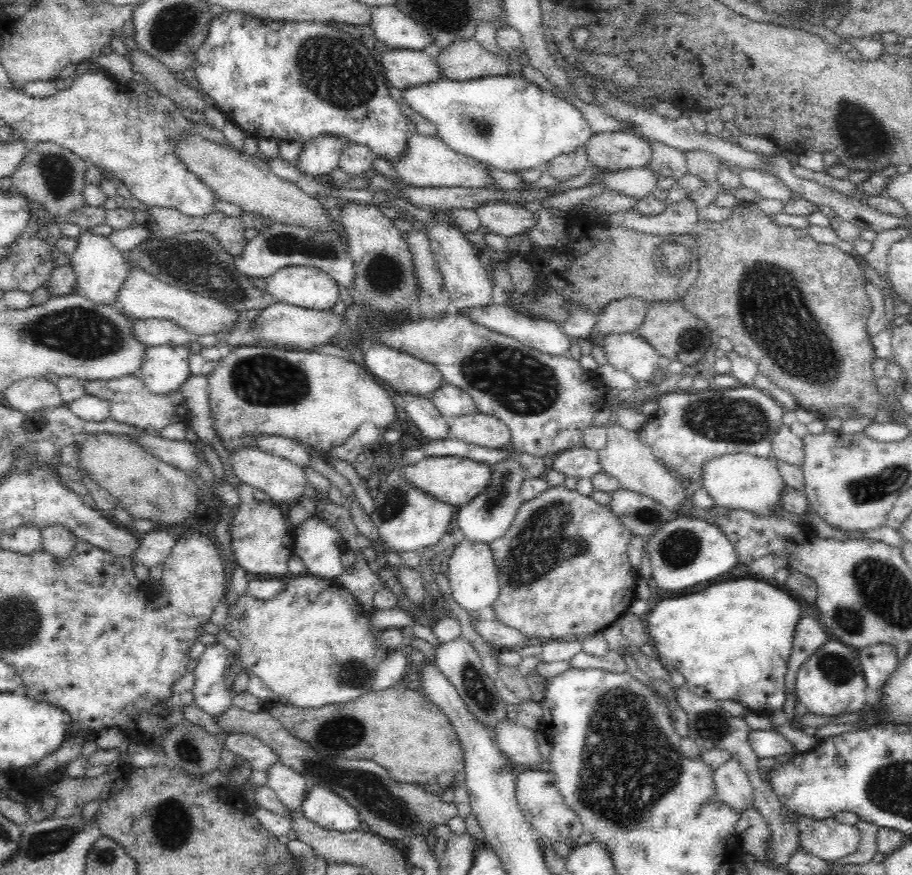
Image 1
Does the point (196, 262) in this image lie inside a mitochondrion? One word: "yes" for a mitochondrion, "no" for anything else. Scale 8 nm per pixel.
yes

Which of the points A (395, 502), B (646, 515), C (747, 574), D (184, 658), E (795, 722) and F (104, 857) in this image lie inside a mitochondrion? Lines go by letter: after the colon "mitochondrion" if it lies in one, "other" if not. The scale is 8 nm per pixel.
A: mitochondrion
B: mitochondrion
C: other
D: other
E: other
F: mitochondrion

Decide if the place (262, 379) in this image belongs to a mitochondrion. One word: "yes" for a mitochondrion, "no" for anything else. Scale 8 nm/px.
yes

